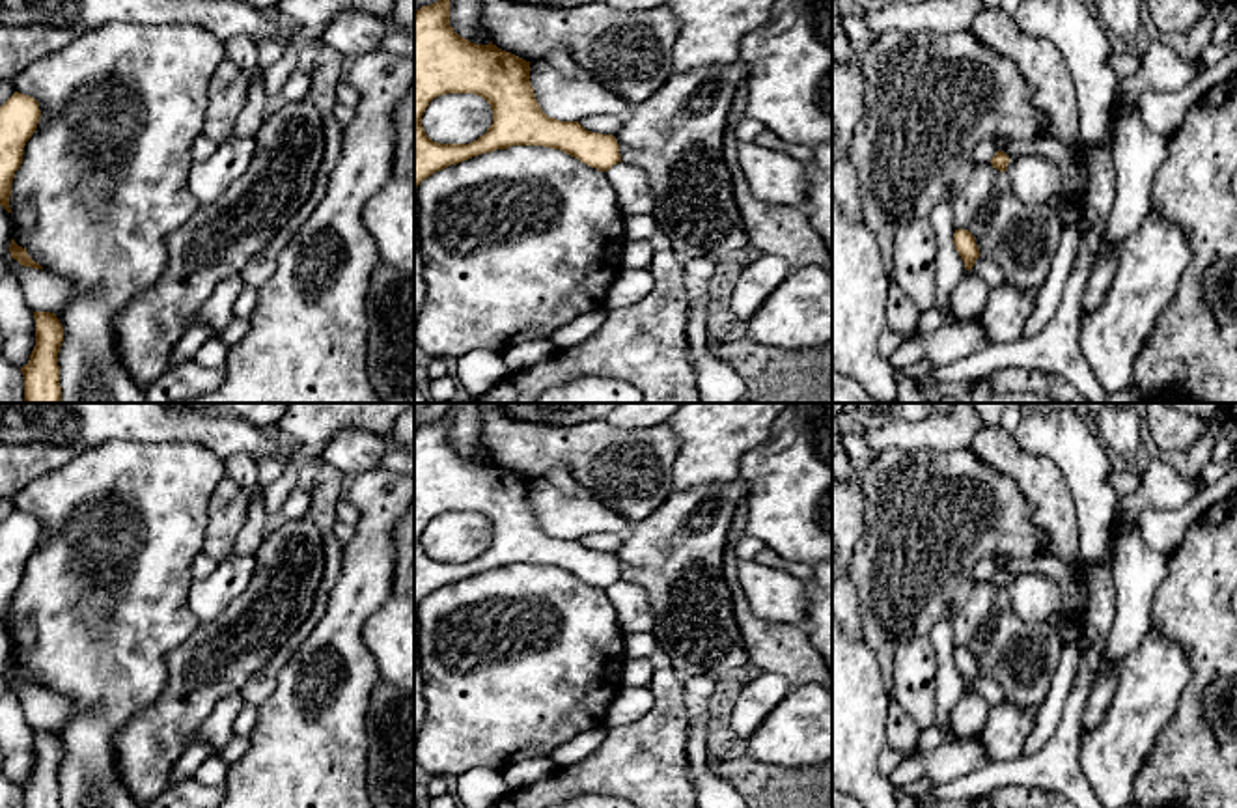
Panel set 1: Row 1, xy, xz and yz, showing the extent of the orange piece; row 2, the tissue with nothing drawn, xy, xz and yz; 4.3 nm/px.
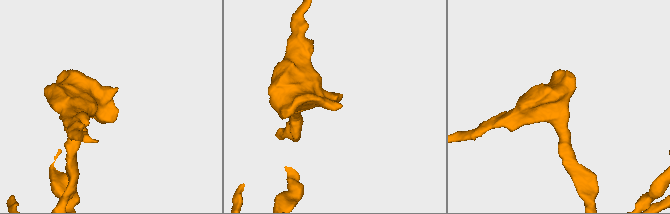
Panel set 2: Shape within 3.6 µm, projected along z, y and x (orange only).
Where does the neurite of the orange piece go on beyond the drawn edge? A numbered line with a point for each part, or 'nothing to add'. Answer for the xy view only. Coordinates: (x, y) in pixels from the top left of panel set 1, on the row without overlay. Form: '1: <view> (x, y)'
nothing to add

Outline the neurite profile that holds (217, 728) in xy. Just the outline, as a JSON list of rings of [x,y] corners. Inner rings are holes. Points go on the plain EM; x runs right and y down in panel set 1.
[[[239,692],[220,698],[211,715],[190,735],[190,743],[209,743],[216,756],[218,750],[233,737],[233,722],[243,707],[244,700]]]

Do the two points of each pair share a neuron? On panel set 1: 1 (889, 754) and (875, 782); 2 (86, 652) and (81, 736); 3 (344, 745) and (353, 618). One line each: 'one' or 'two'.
1: two
2: one
3: one

